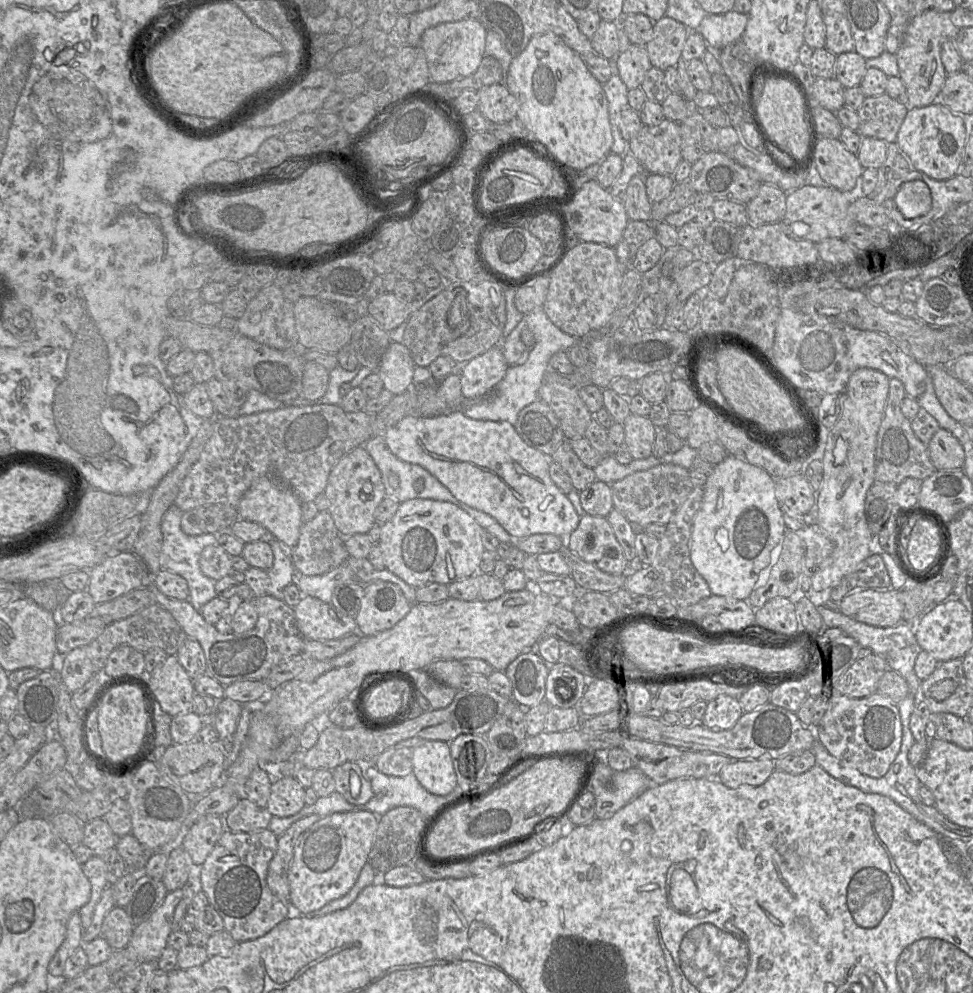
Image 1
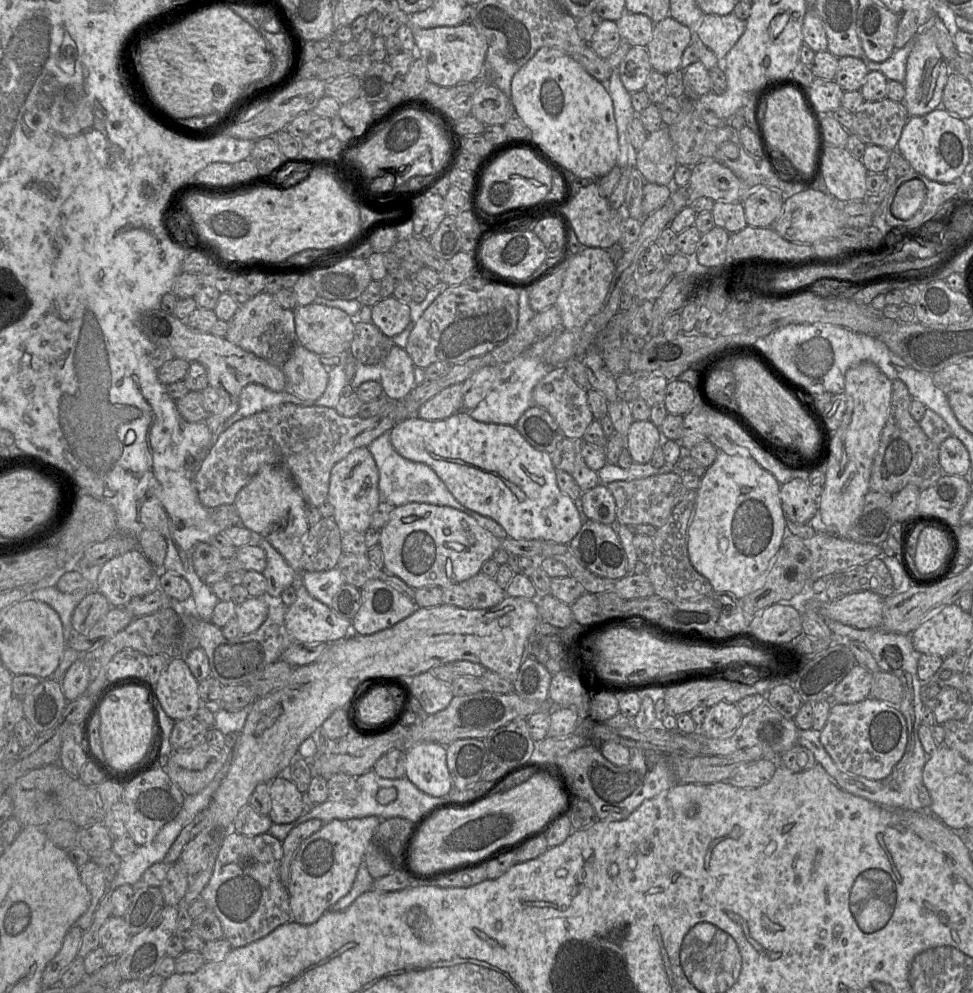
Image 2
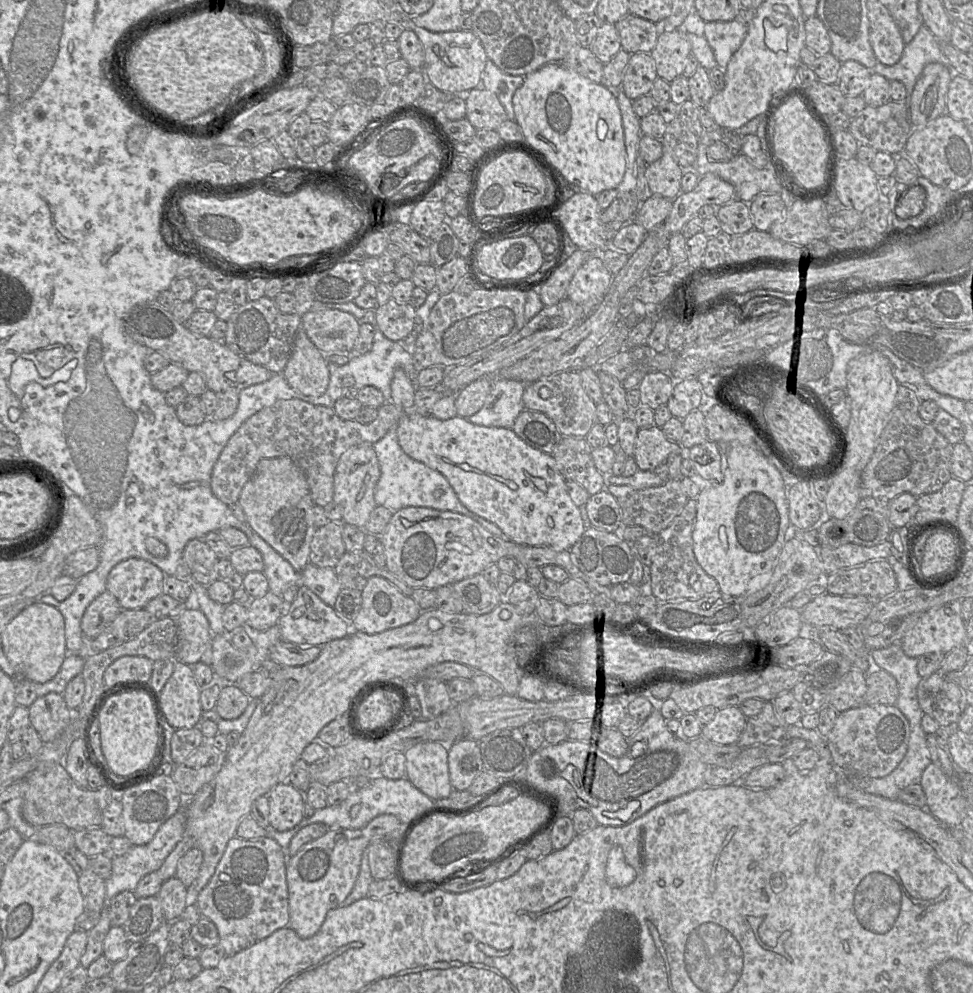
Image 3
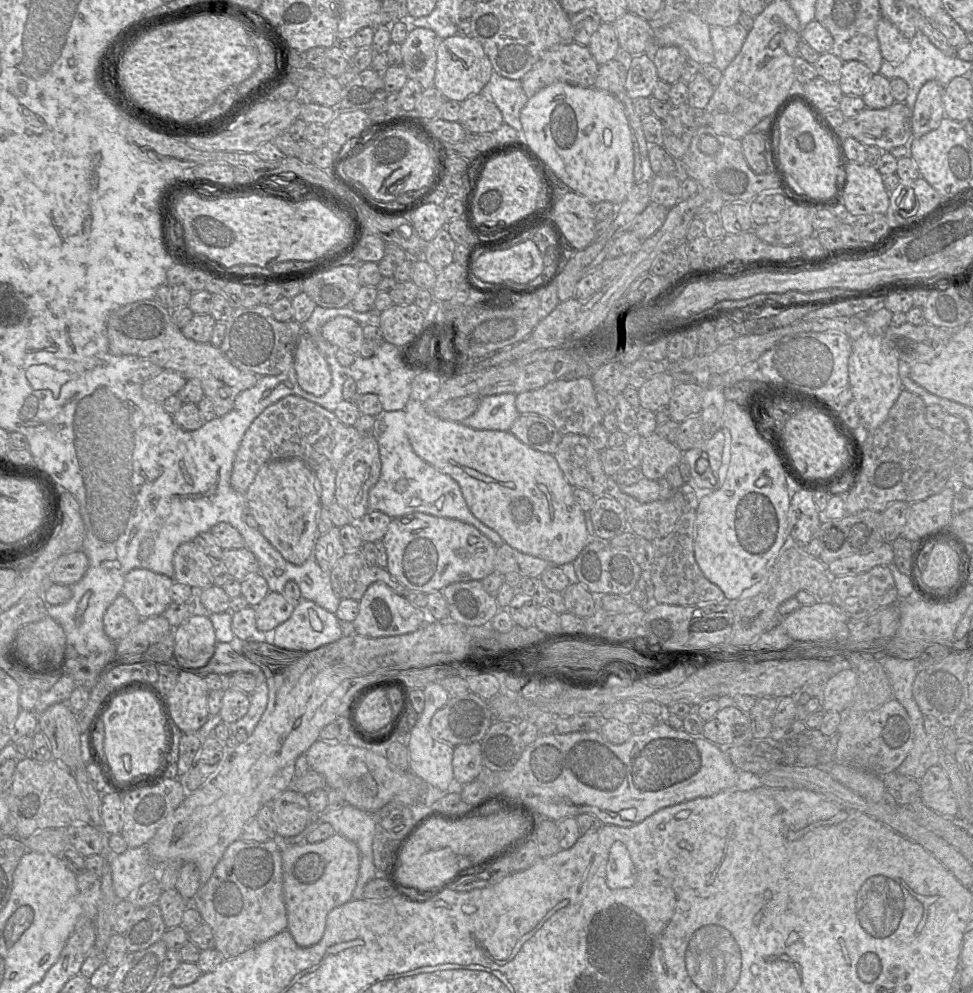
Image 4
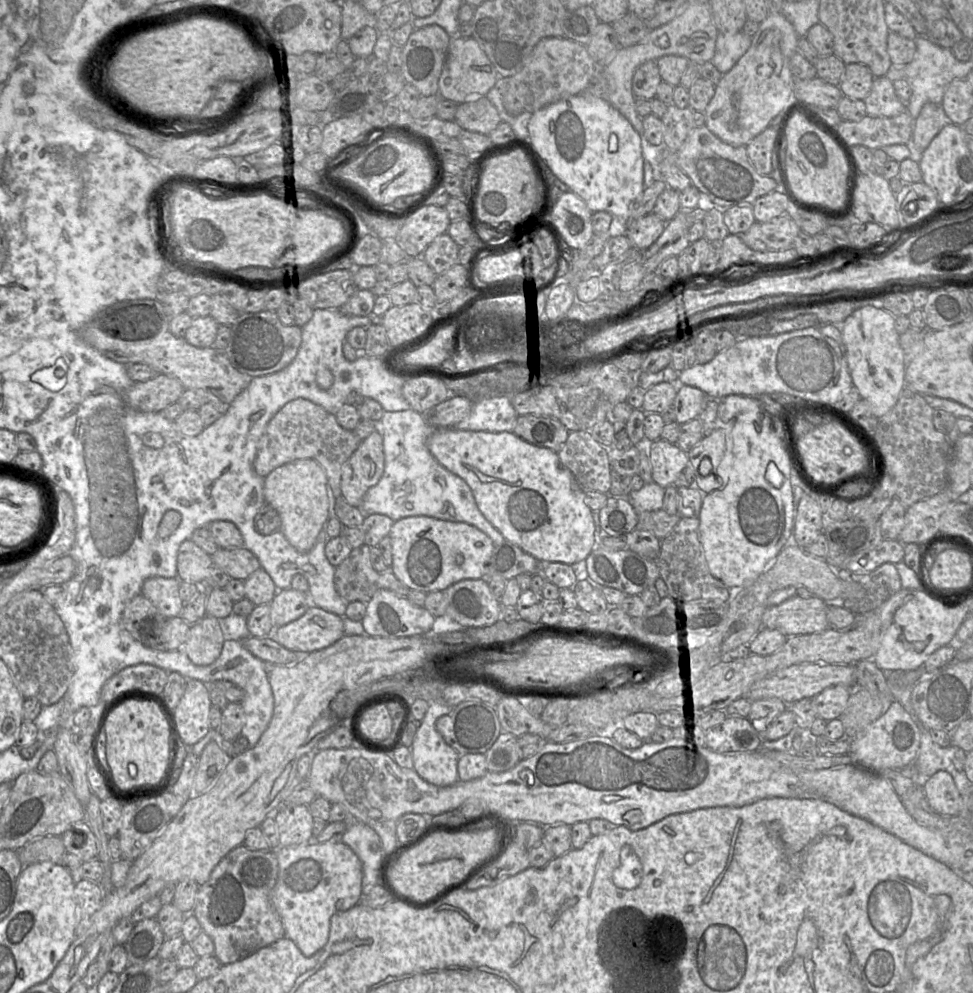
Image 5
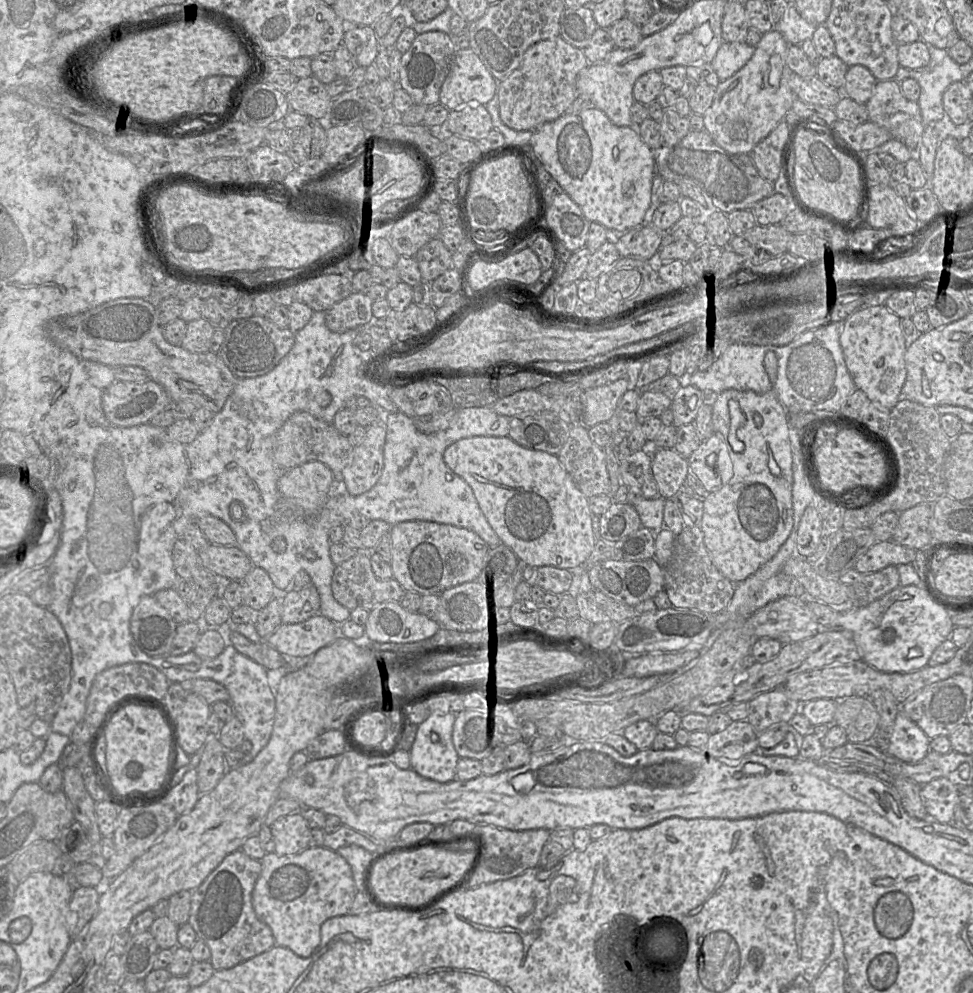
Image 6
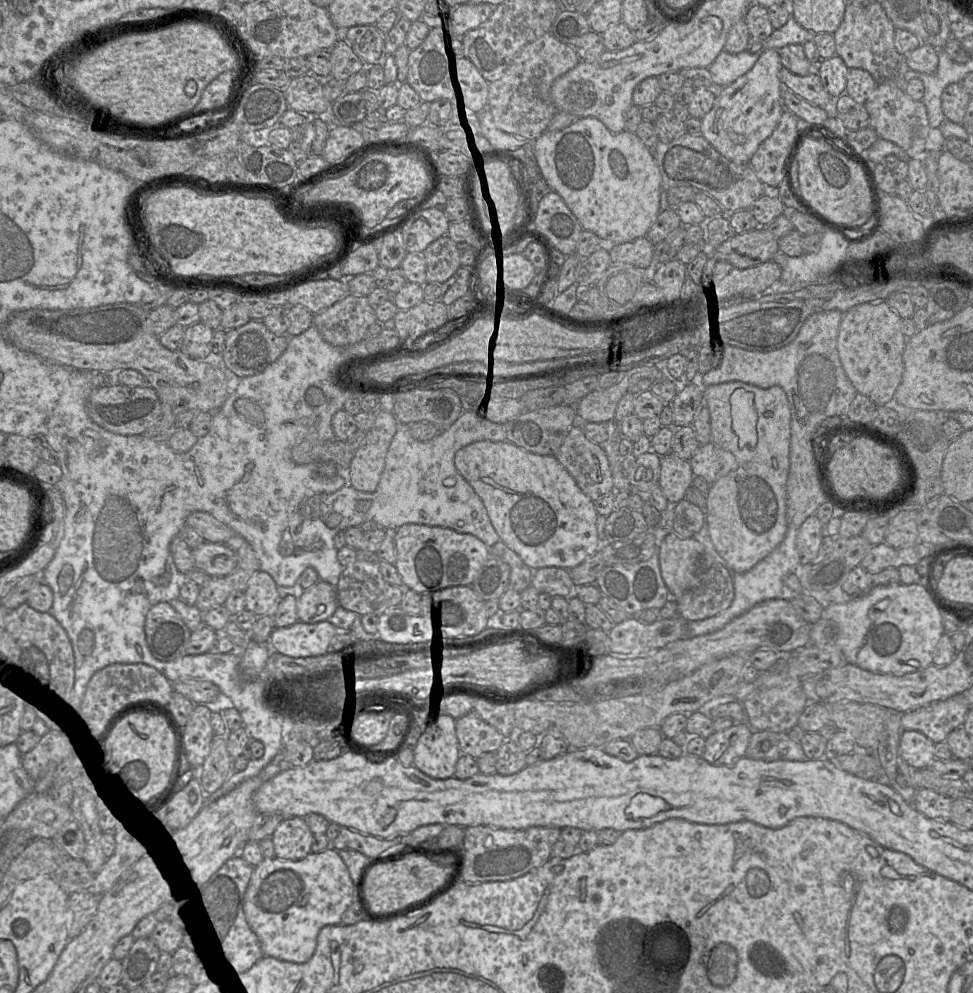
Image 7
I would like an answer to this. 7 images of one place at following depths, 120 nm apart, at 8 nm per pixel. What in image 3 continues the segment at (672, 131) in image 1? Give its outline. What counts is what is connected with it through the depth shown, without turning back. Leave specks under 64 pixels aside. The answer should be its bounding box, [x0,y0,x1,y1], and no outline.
[646,144,684,200]

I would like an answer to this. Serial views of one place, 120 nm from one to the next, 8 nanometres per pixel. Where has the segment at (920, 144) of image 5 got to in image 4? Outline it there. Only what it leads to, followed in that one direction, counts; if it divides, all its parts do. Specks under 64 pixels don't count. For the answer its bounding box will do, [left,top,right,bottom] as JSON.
[912,81,945,137]

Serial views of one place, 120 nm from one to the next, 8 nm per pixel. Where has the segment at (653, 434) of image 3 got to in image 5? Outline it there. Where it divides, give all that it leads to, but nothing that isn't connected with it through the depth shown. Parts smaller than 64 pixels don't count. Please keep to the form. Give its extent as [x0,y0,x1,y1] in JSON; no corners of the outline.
[648,438,689,488]

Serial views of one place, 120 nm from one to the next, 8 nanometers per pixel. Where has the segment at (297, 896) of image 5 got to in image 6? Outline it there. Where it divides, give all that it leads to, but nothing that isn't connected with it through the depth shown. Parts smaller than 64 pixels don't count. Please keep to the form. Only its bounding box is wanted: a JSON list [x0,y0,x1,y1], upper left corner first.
[252,847,356,957]

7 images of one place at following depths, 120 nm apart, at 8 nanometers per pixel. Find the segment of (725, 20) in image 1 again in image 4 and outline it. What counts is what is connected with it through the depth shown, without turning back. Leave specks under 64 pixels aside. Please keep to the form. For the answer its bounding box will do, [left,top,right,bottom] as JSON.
[710,23,748,71]

